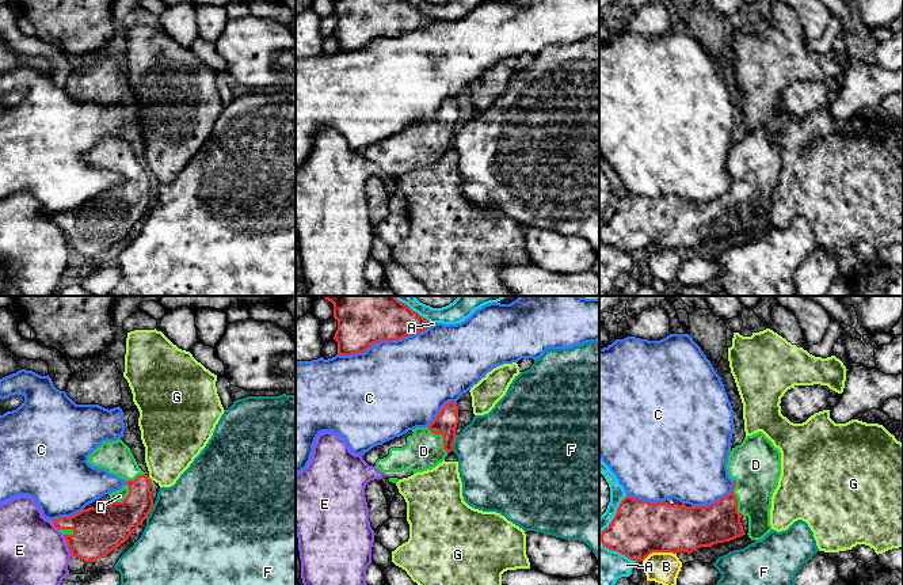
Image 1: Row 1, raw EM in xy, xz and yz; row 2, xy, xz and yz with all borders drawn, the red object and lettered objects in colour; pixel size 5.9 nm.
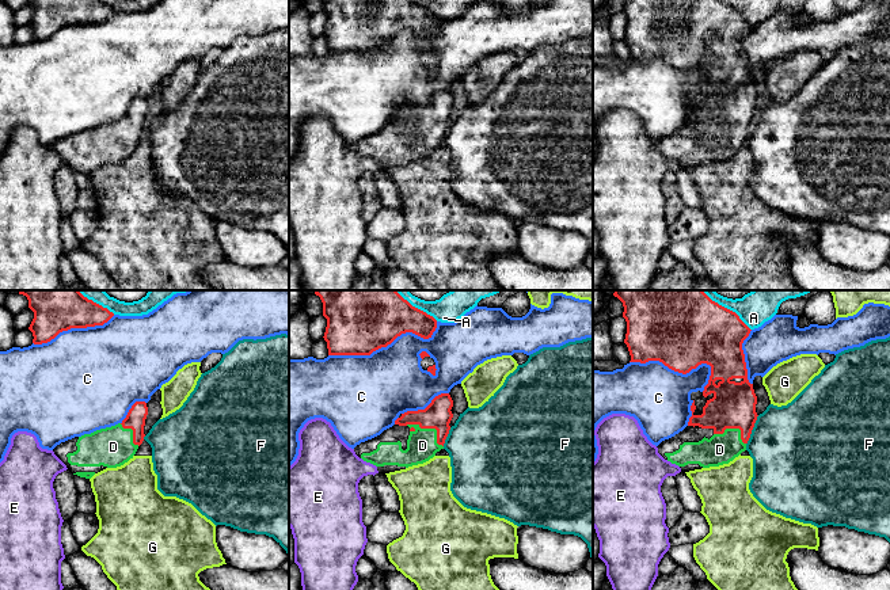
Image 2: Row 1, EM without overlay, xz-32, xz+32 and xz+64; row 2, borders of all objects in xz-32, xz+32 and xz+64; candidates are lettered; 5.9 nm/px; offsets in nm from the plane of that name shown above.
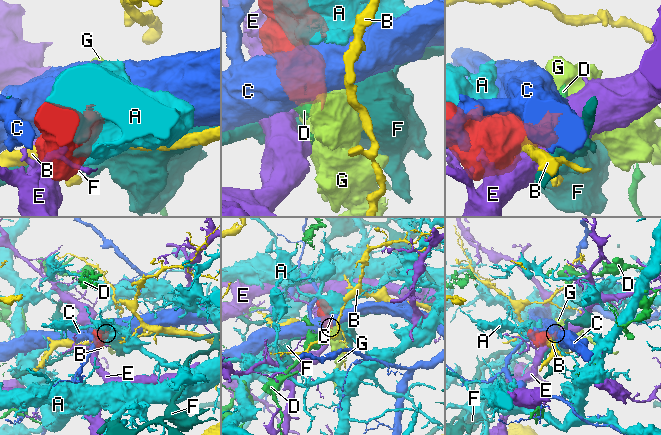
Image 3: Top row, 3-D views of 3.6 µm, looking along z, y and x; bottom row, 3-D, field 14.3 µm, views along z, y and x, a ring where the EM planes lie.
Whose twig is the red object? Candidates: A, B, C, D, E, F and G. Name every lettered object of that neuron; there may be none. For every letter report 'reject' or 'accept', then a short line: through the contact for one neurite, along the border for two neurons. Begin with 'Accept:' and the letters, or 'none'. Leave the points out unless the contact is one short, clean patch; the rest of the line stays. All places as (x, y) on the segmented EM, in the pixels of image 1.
Accept: D
A: reject
B: reject
C: reject
D: accept
E: reject
F: reject
G: reject

